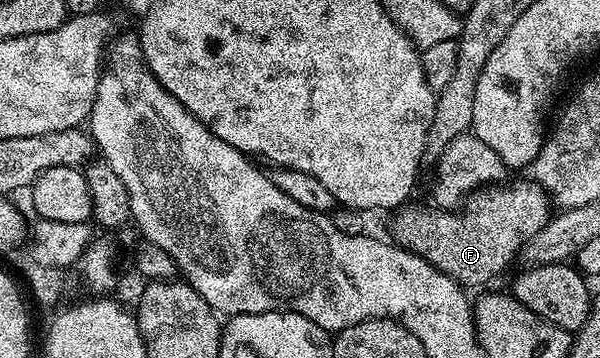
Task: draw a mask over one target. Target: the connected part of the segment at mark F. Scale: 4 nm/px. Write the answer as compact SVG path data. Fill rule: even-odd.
M532 180L505 185L493 184L476 191L468 199L469 210L460 212L406 204L392 215L392 241L412 254L420 254L460 286L485 286L508 268L509 261L520 255L531 236L543 229L551 217L551 199L542 186Z

